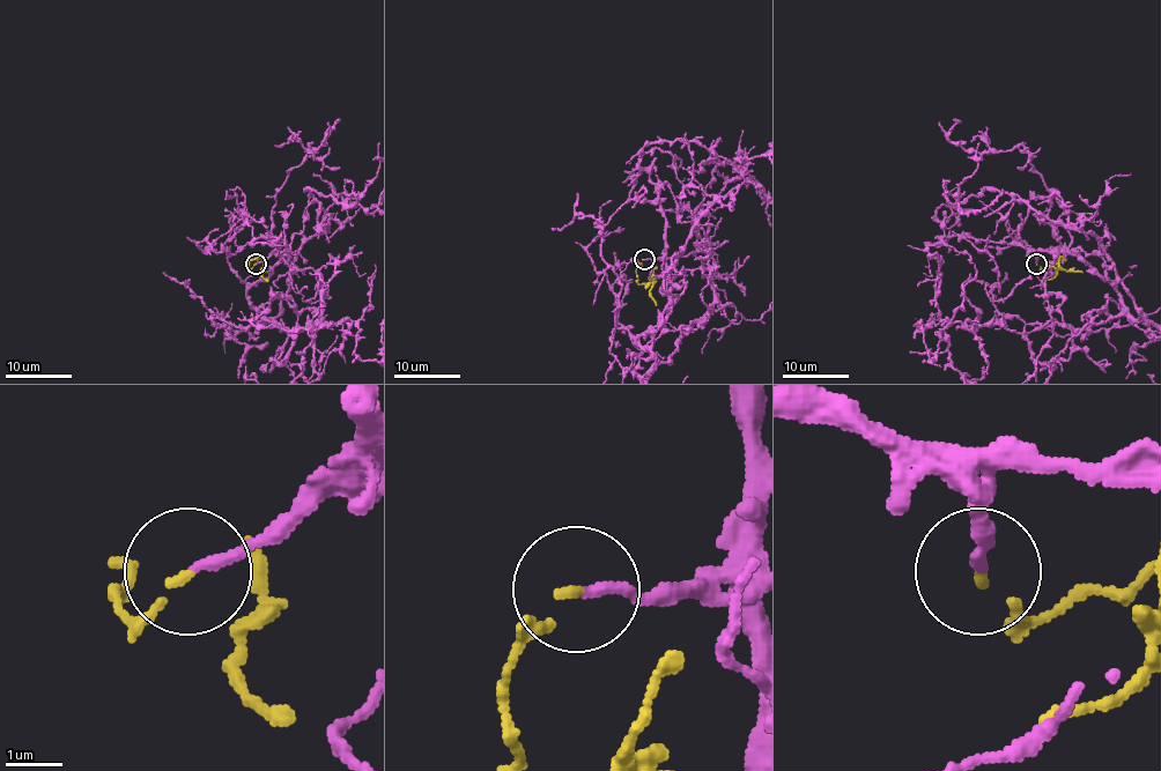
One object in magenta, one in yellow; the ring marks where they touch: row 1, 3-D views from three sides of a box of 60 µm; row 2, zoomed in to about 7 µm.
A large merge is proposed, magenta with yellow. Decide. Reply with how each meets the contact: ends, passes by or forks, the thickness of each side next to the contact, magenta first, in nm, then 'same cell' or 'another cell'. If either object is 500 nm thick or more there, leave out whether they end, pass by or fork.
magenta ends | yellow ends | 190/120 nm | same cell

